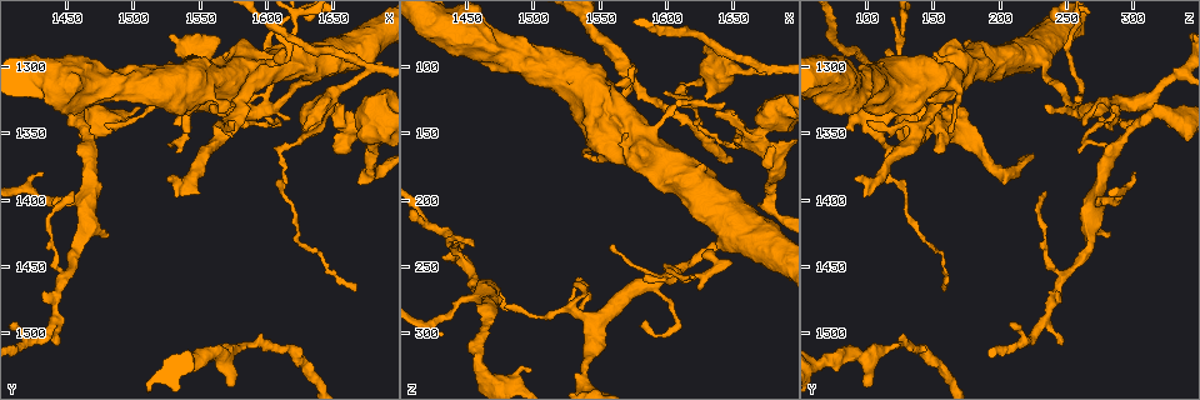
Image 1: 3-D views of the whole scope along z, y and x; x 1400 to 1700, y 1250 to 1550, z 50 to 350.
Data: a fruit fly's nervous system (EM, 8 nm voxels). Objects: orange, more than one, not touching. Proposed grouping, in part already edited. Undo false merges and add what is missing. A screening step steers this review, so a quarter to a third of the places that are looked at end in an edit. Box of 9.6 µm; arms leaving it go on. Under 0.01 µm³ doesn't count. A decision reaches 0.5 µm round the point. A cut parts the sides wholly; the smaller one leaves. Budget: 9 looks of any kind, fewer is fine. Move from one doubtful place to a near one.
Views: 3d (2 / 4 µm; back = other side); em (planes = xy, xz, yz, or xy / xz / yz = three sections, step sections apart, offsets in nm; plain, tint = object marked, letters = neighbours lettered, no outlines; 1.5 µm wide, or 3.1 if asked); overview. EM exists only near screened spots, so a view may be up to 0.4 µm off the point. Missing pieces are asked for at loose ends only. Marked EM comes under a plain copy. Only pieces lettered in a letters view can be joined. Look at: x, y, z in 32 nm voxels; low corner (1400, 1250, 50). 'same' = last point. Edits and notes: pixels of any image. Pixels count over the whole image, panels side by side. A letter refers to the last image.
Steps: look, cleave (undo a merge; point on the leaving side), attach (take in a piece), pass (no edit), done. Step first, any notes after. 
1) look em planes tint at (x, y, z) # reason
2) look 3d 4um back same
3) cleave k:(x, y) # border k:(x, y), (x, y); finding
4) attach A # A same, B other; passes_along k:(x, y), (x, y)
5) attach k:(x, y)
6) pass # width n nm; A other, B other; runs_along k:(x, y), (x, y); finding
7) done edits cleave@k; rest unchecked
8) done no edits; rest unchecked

look 3d 4um at (1618, 1358, 114) # thick turns thin

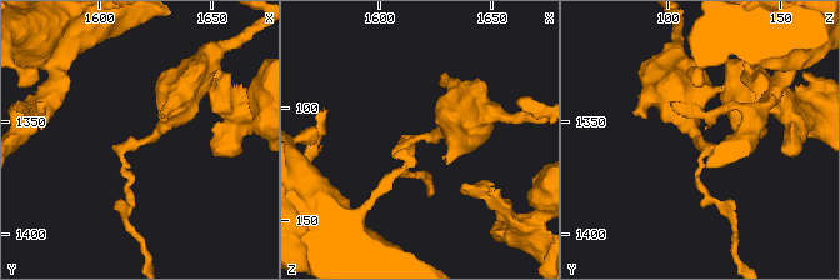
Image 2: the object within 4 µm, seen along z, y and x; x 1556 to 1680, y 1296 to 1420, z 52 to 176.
look em planes letters at (1619, 1358, 113) # shape alone is not enough

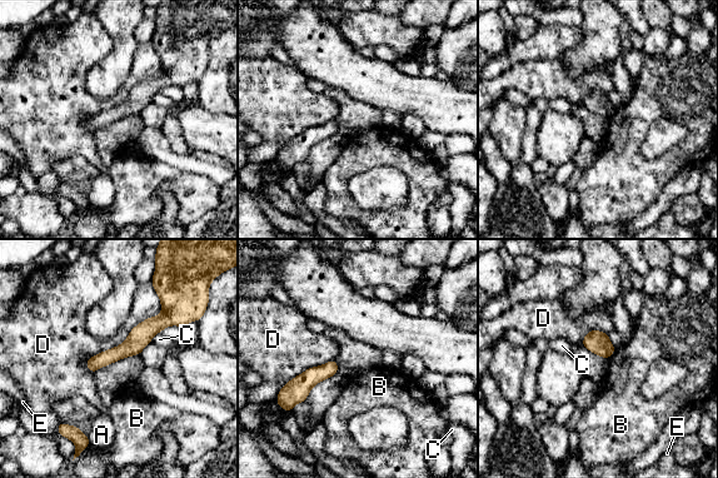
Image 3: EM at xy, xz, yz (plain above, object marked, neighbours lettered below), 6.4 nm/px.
pass # A other, B other, C other, D other, E other; runs_along 3:(169, 315), (128, 348), (90, 366); all the same neuron

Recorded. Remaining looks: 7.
look 3d 2um at (1542, 1350, 162) # branch stops here

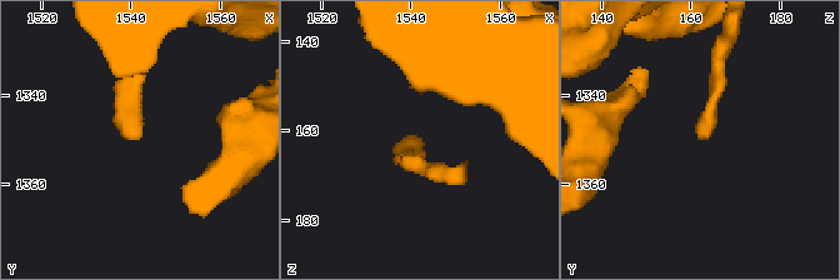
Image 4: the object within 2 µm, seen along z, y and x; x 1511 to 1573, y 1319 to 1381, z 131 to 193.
look em planes letters at (1541, 1349, 162)

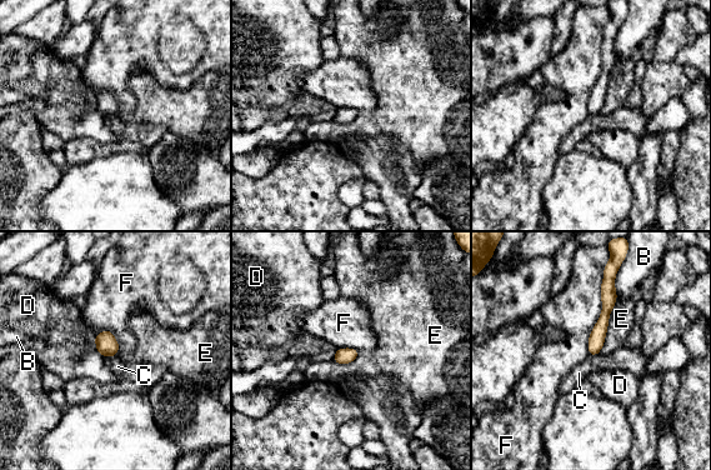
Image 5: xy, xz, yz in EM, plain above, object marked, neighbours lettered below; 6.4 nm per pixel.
pass # width 100 nm; B other, C other, D other, E other, F other; runs_along 5:(610, 279), (607, 306), (592, 351); no lettered piece goes on from it

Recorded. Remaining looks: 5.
look em planes letters at (1500, 1340, 326) # branch stops here

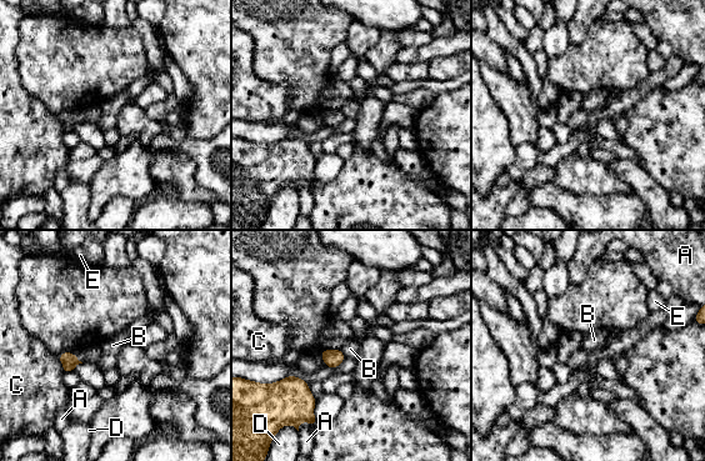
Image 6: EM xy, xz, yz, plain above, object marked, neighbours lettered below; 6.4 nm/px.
pass # longest_contact C 130 nm; A other, B other, C other, D other, E other; border 6:(339, 349), (345, 356); no lettered piece goes on from it

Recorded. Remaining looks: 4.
look 3d 2um at (1676, 1300, 102) # sudden change in width

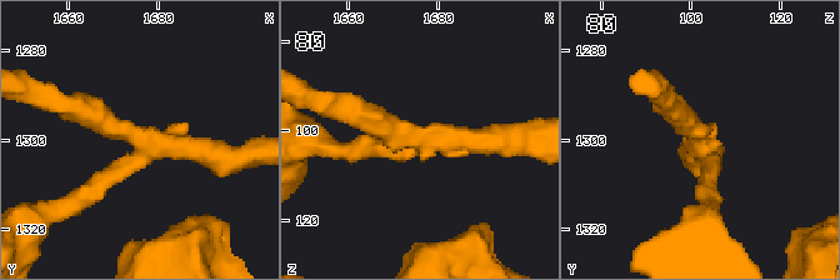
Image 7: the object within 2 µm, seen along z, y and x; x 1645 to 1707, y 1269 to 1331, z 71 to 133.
look em planes letters at (1677, 1302, 103) # now the EM

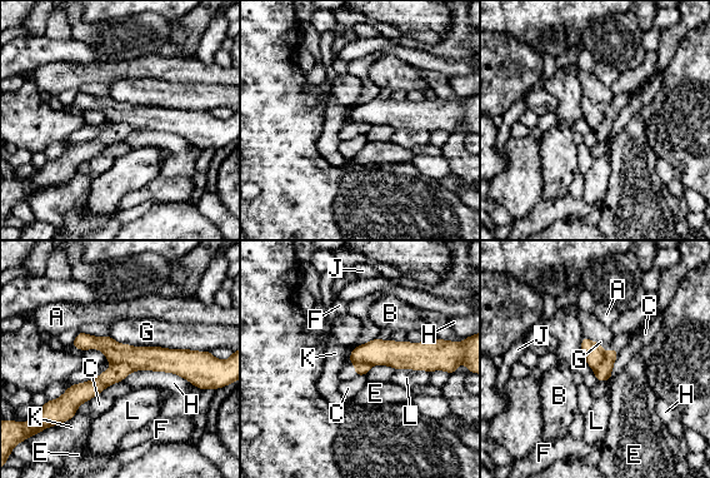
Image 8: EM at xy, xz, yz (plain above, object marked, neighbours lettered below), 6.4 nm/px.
pass # width 160 nm; A other, B other, C other, E other, F other, G other, H other, J other, K other, L other; border 8:(141, 369), (173, 372), (191, 383); one neuron here

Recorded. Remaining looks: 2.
done no edits; rest unchecked

